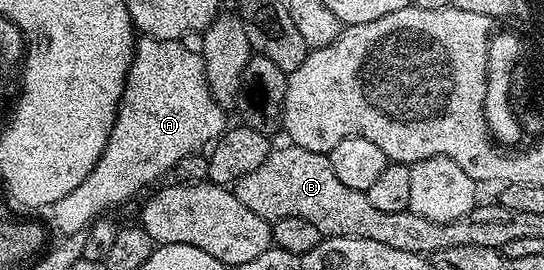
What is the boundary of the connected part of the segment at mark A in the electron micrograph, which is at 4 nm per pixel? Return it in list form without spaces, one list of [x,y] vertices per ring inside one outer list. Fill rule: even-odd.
[[[149,35],[137,38],[132,64],[124,82],[124,92],[120,98],[120,108],[114,121],[114,129],[106,141],[106,149],[102,149],[102,157],[86,173],[86,181],[70,189],[66,197],[58,197],[50,206],[43,208],[43,222],[57,231],[57,236],[73,235],[79,231],[87,231],[92,222],[101,218],[111,207],[132,199],[139,193],[136,183],[152,183],[155,179],[167,176],[178,161],[187,155],[203,152],[205,148],[216,142],[229,126],[225,108],[210,93],[210,85],[206,81],[204,59],[198,53],[190,53],[175,39],[155,39]]]

